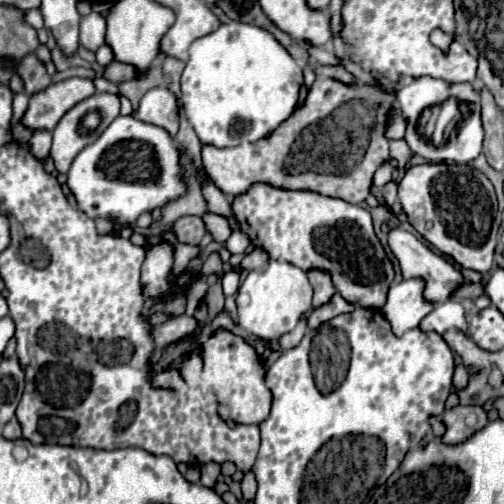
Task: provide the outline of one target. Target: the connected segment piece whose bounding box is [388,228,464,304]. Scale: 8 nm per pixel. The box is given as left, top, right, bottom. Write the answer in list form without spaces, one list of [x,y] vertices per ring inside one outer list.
[[[392,228],[388,232],[388,246],[390,250],[394,252],[394,256],[398,258],[400,262],[400,268],[402,268],[402,276],[404,278],[424,278],[426,280],[426,290],[424,290],[424,296],[438,304],[442,300],[448,300],[450,294],[464,282],[462,274],[458,270],[454,270],[452,264],[448,264],[442,256],[434,254],[428,246],[424,246],[414,234],[402,230],[402,228]]]

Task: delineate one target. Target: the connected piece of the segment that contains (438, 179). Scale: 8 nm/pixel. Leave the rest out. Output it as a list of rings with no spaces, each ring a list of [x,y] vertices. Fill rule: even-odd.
[[[462,164],[412,166],[398,184],[398,198],[408,222],[442,254],[452,256],[464,268],[482,274],[490,272],[500,228],[500,212],[494,186],[482,172]]]

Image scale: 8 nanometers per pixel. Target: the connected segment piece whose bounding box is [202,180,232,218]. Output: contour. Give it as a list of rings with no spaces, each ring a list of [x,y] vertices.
[[[206,180],[202,184],[202,194],[204,194],[204,198],[206,198],[208,208],[212,210],[212,214],[218,214],[218,216],[224,216],[224,218],[232,216],[230,202],[224,198],[224,194],[210,180]]]

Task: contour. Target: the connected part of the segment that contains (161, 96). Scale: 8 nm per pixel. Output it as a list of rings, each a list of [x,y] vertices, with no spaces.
[[[158,86],[148,90],[138,106],[136,118],[168,130],[172,136],[178,132],[178,98],[170,88]]]

